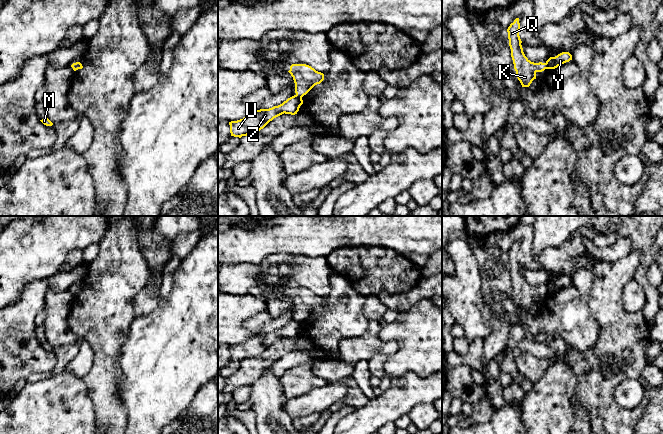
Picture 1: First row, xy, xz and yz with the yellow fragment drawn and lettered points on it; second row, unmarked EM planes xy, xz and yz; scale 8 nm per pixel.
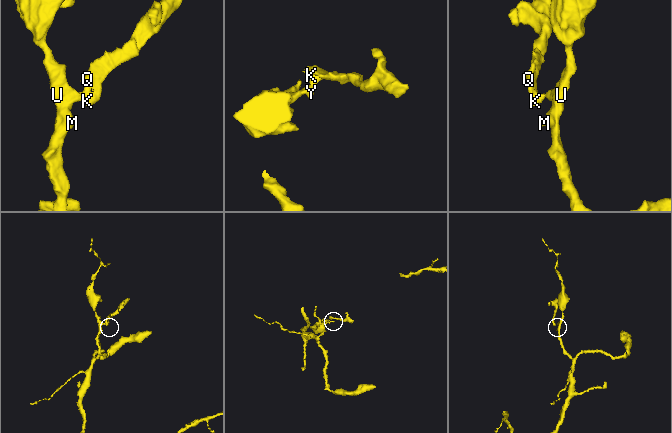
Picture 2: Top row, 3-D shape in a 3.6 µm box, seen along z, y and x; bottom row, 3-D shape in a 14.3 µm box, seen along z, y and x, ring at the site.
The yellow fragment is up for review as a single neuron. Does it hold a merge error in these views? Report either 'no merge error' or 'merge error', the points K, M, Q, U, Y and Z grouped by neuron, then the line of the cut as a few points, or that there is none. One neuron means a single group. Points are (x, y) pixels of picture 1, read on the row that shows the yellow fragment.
merge error | K Q / M U Y Z | xz (296, 94), (301, 97)

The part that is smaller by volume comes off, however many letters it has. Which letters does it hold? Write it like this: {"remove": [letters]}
{"remove": ["K", "Q"]}

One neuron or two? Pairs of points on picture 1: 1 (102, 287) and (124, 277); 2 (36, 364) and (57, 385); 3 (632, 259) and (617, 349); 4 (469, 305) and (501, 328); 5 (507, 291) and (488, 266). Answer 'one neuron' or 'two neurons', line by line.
1: one neuron
2: two neurons
3: one neuron
4: two neurons
5: one neuron

